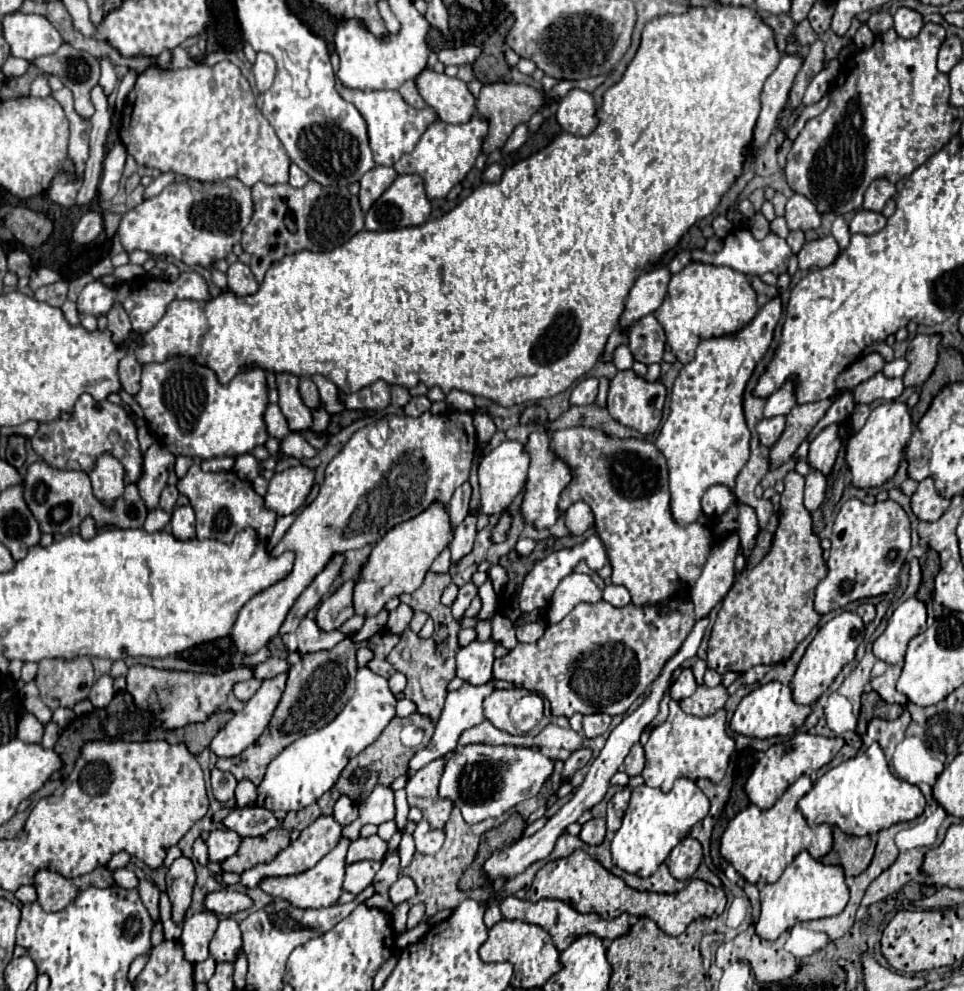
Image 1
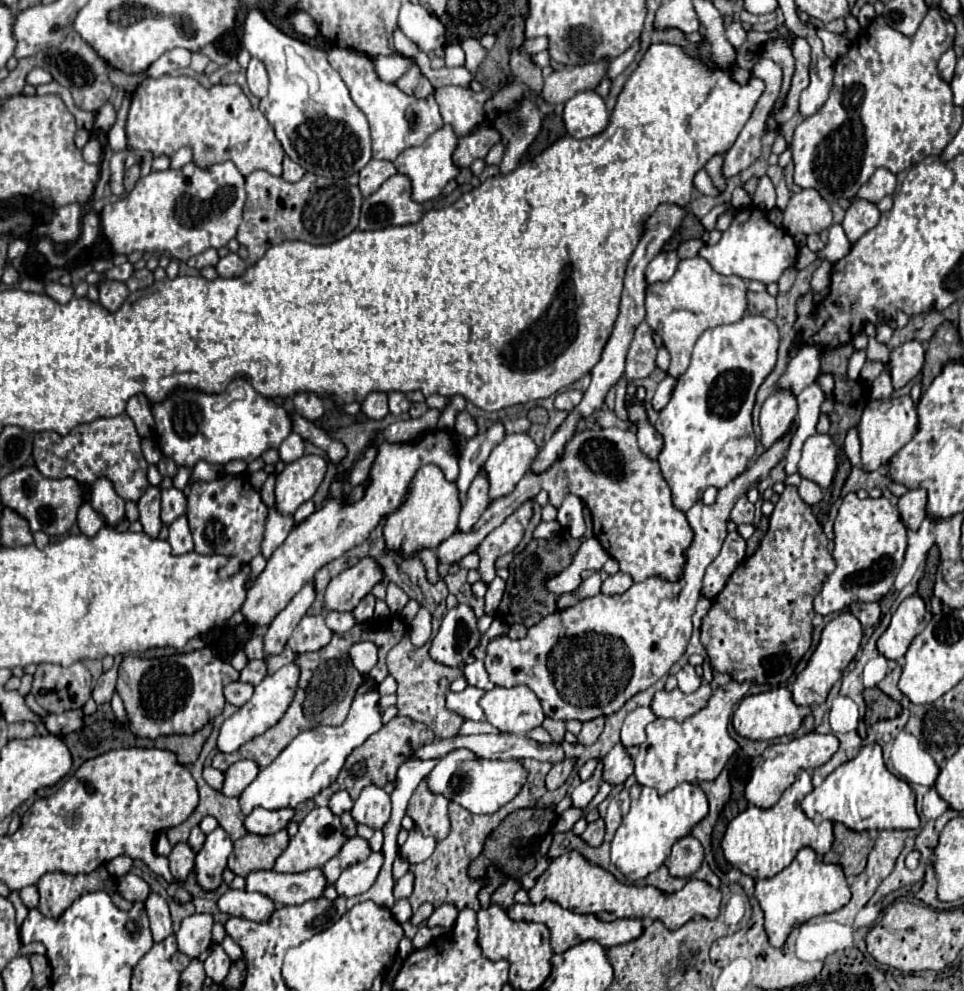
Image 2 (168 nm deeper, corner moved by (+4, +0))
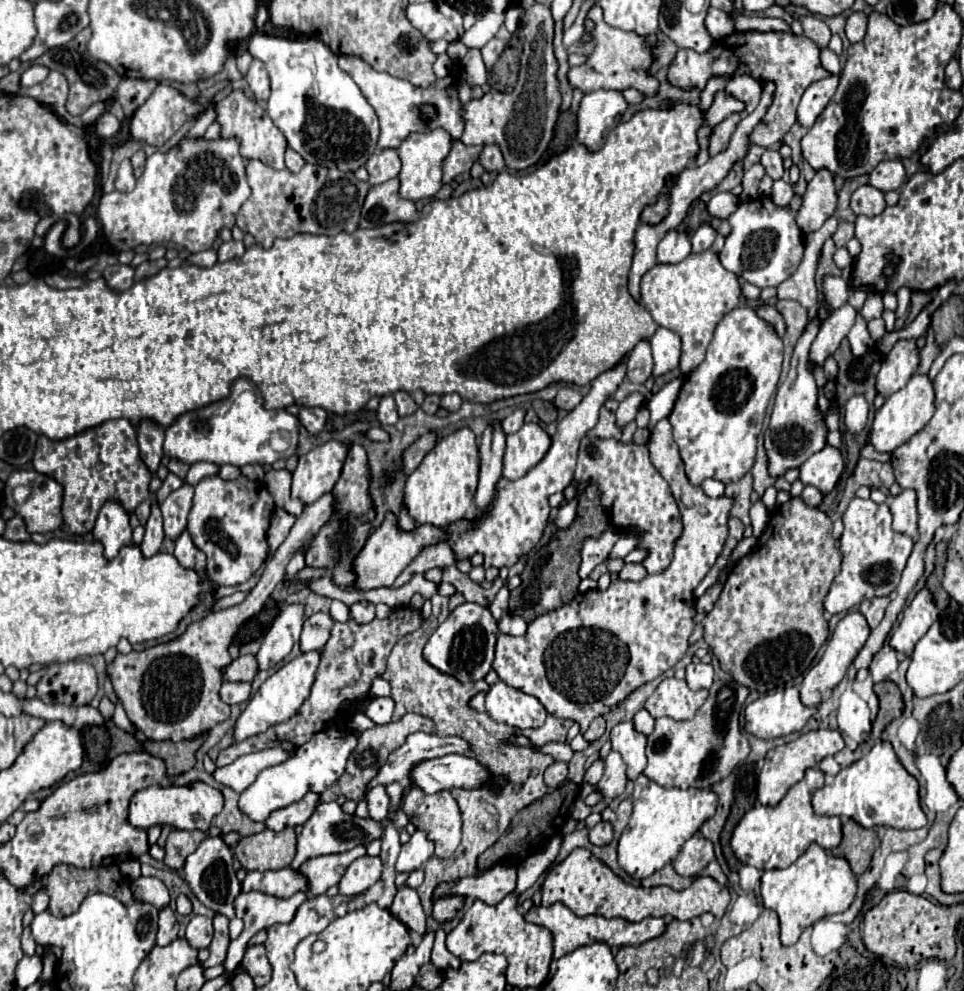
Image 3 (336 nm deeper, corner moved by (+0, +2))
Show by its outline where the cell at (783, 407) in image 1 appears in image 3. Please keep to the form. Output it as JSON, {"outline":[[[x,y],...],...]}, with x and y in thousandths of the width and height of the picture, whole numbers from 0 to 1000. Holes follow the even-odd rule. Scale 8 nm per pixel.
{"outline":[[[878,305],[873,311],[865,313],[853,327],[846,343],[840,349],[840,357],[838,357],[838,371],[842,373],[844,369],[853,369],[855,363],[865,357],[865,353],[871,349],[873,341],[878,341],[878,337],[882,335],[882,331],[886,329],[888,323],[888,313]]]}

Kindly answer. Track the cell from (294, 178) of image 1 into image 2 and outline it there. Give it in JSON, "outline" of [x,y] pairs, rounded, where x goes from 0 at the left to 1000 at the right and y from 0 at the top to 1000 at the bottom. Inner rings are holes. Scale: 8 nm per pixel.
{"outline":[[[297,157],[297,159],[295,159],[295,174],[293,174],[293,180],[299,182],[299,184],[309,184],[313,178],[315,178],[313,168],[309,168],[307,163],[303,163],[303,161]]]}

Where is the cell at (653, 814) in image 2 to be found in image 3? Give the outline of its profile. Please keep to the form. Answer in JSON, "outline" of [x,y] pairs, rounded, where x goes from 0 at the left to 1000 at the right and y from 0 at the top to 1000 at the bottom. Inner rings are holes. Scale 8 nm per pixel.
{"outline":[[[668,781],[658,789],[658,819],[641,848],[641,872],[656,886],[672,886],[687,874],[695,872],[705,860],[707,852],[720,844],[726,834],[741,823],[745,803],[738,796],[687,795],[672,787]]]}

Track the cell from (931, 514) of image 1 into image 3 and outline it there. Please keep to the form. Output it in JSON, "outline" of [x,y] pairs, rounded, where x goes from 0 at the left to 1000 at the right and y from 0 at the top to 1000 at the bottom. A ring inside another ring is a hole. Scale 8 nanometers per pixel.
{"outline":[[[938,494],[936,498],[921,503],[921,511],[927,521],[925,533],[929,537],[942,539],[946,545],[952,545],[952,515],[950,515],[950,496]]]}

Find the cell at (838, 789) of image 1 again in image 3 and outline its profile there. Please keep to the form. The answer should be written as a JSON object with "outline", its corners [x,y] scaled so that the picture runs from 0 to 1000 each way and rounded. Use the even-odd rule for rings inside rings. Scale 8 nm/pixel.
{"outline":[[[917,747],[907,751],[898,763],[871,777],[863,791],[849,797],[842,805],[842,815],[849,823],[884,825],[896,836],[923,834],[932,838],[948,838],[961,834],[961,823],[954,815],[952,789],[932,769],[925,751]]]}

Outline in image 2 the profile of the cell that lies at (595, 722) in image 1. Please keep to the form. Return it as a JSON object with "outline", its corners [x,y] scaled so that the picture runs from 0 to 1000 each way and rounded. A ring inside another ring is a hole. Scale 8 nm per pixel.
{"outline":[[[620,723],[612,729],[606,729],[604,739],[600,741],[600,749],[602,751],[616,751],[620,747],[620,743],[624,741],[624,735],[627,735],[627,723]]]}

